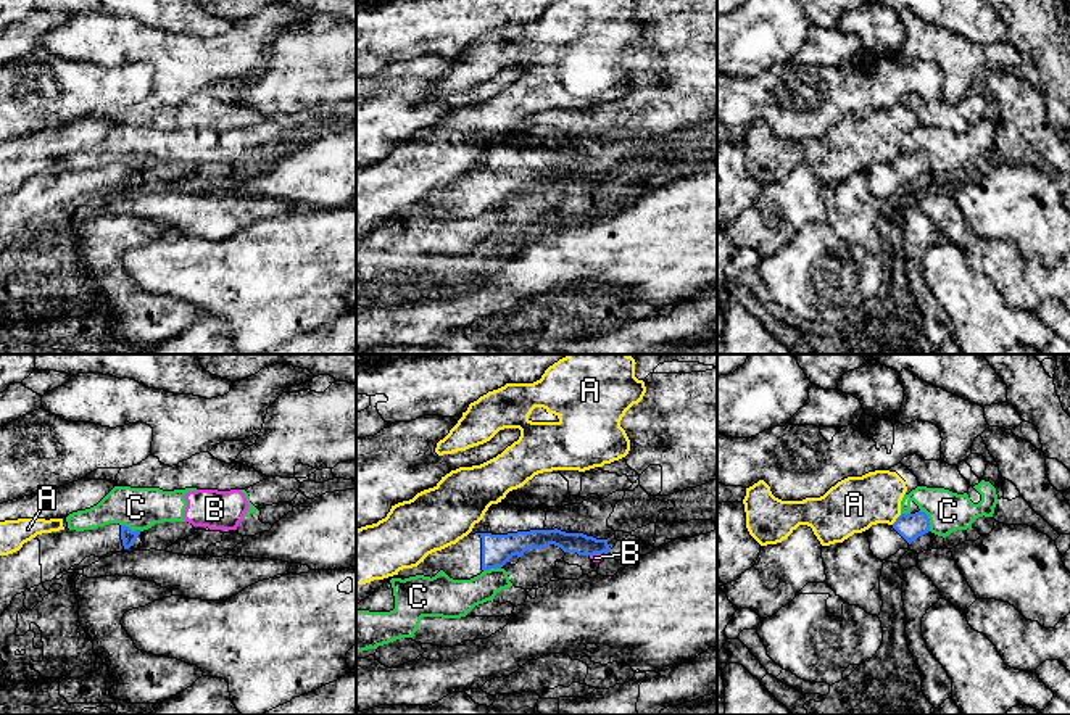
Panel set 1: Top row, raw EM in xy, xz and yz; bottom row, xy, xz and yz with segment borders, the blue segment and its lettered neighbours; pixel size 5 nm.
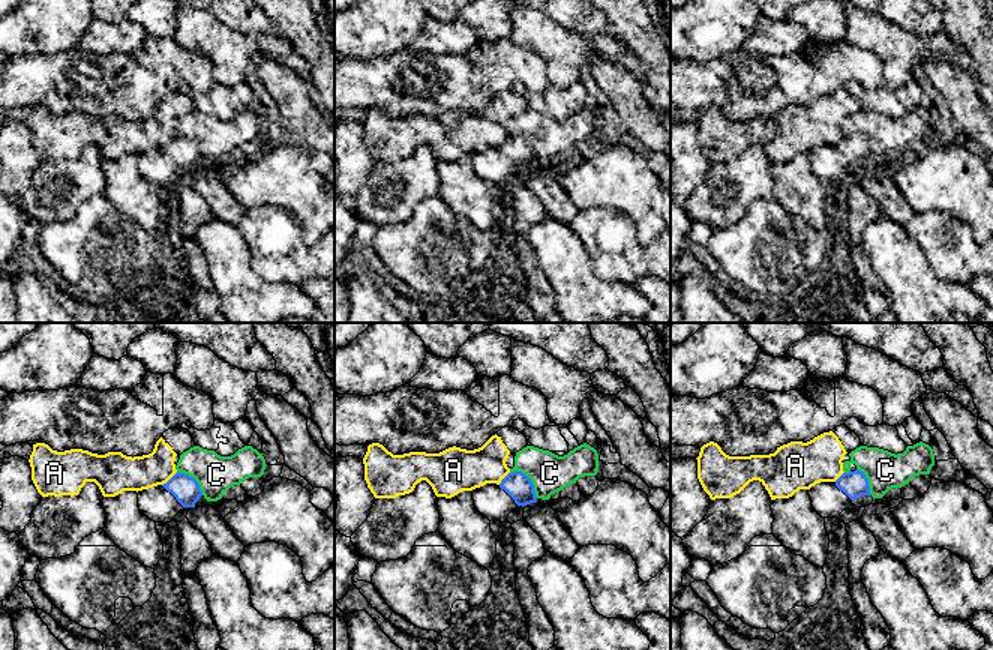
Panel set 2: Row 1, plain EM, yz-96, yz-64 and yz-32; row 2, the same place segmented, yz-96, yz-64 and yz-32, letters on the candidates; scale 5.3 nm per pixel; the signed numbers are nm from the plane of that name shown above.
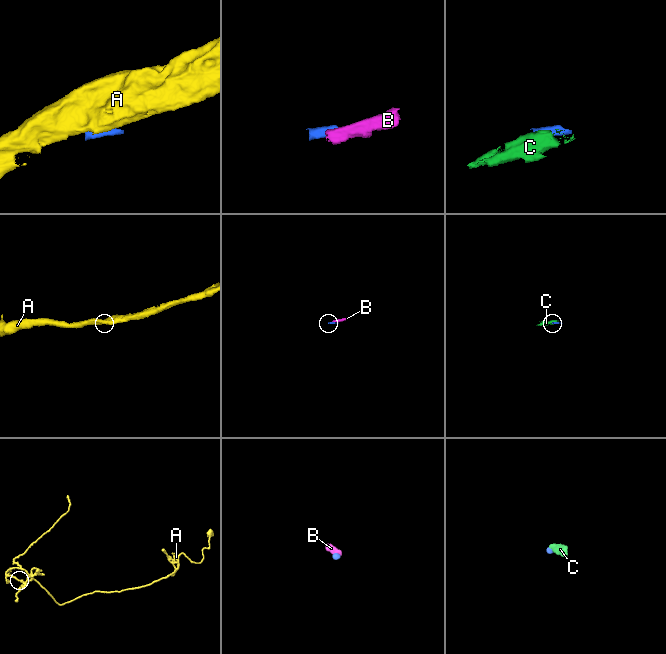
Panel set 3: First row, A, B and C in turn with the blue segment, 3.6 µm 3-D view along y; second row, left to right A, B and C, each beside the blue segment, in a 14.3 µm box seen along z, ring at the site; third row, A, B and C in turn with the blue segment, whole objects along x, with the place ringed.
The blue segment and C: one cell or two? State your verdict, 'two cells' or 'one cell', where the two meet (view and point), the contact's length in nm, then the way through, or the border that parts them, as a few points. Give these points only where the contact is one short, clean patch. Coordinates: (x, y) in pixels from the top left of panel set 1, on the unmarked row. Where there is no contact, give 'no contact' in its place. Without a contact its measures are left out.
two cells | yz (928, 160) | 120 nm

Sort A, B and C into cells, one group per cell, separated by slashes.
A / B C

